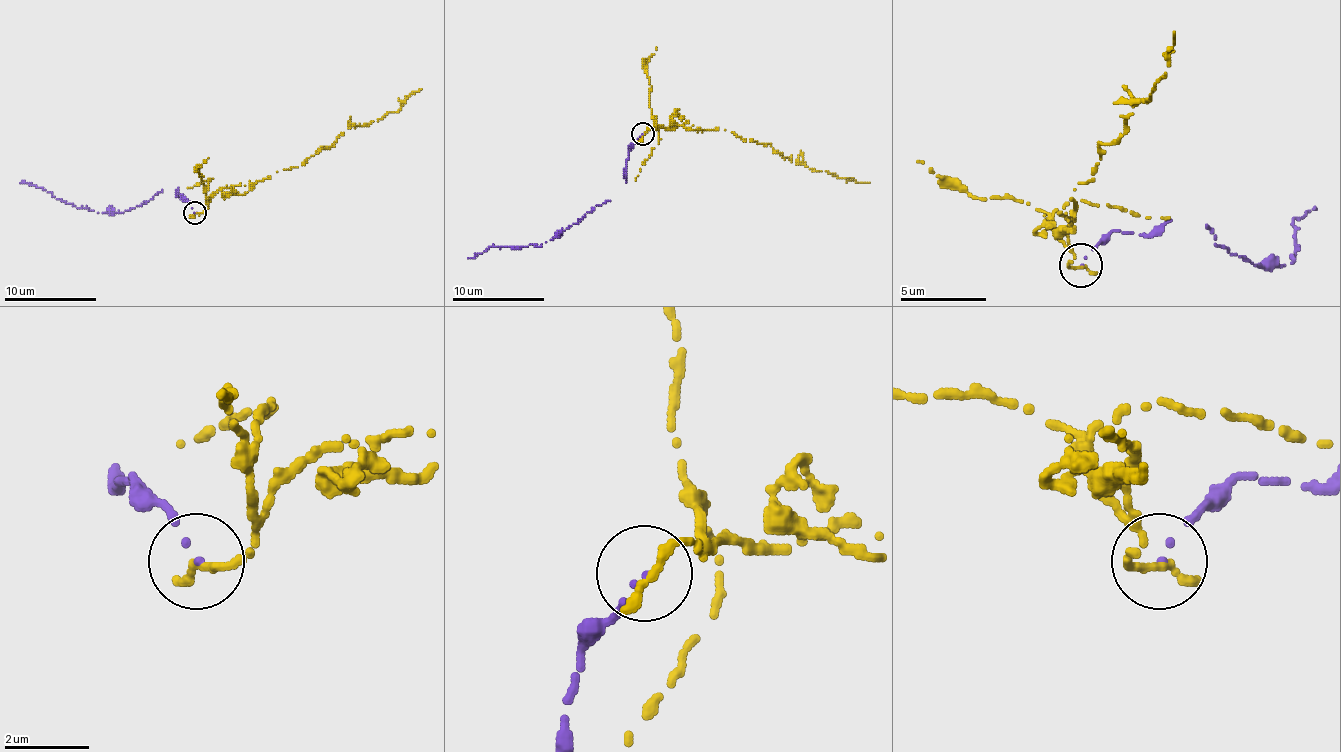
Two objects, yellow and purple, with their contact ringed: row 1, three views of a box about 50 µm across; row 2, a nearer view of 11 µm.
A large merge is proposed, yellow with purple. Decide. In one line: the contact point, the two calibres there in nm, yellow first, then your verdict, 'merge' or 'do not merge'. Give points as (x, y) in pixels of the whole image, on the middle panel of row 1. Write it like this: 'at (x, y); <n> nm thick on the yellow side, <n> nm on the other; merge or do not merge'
at (643, 134); 280 nm thick on the yellow side, 100 nm on the other; do not merge

